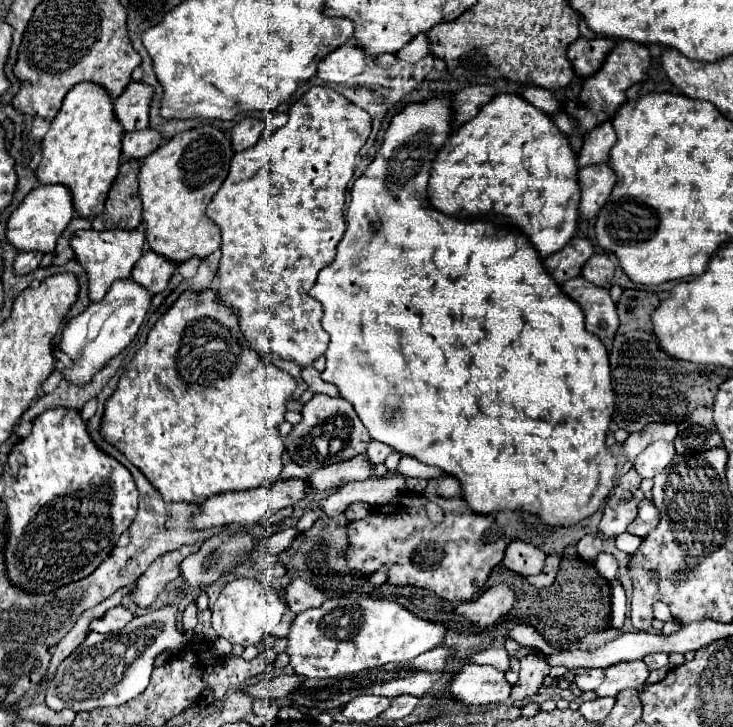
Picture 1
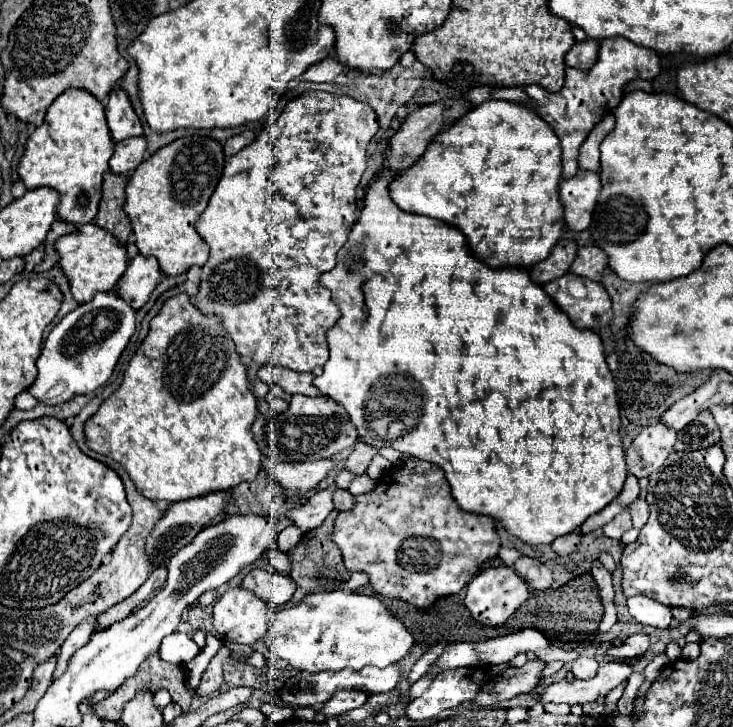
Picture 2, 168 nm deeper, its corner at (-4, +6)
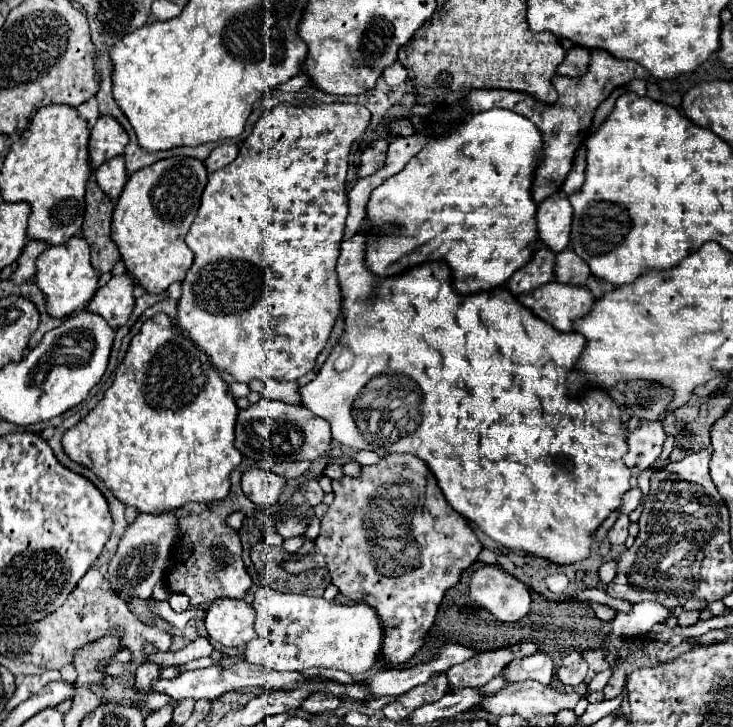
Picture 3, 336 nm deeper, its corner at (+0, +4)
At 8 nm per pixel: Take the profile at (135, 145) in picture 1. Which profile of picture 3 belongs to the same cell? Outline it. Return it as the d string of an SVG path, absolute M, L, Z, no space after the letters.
M116 156L108 162L104 162L98 170L96 170L96 182L102 188L102 192L110 198L116 200L122 194L122 188L126 184L126 168L124 168L124 158Z

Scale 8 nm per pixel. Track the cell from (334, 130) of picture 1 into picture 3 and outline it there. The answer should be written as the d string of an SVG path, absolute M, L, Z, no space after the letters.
M278 104L274 110L264 114L250 136L244 140L238 158L224 166L222 170L210 174L208 184L202 192L198 214L186 234L186 244L194 252L194 264L182 280L182 296L178 300L178 310L172 320L182 336L196 342L196 346L212 360L216 368L230 372L238 382L260 380L278 380L278 382L296 382L300 376L310 372L316 364L318 354L324 350L332 326L340 314L340 286L336 278L336 260L340 254L340 242L344 238L344 222L348 216L348 198L344 194L346 172L348 172L348 152L352 142L368 128L370 112L360 104L320 104L320 106L288 106Z

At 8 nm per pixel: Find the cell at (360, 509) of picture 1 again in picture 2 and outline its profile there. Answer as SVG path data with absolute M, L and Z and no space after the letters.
M336 490L334 506L336 506L338 512L344 512L344 510L352 508L352 502L354 502L354 494L350 494L348 490Z

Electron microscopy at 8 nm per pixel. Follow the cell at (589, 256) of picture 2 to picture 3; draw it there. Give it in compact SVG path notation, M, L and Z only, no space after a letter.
M570 248L556 254L554 264L554 280L560 284L572 284L572 286L584 286L584 282L590 276L590 268L580 256L576 256Z

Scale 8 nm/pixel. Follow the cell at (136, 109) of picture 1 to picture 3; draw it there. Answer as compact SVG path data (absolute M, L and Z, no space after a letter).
M110 116L98 118L88 140L88 150L90 150L88 158L90 164L94 166L92 170L96 170L100 164L104 164L114 156L120 156L126 144L128 144L128 134L124 132L124 128L120 128L120 124L114 118Z

